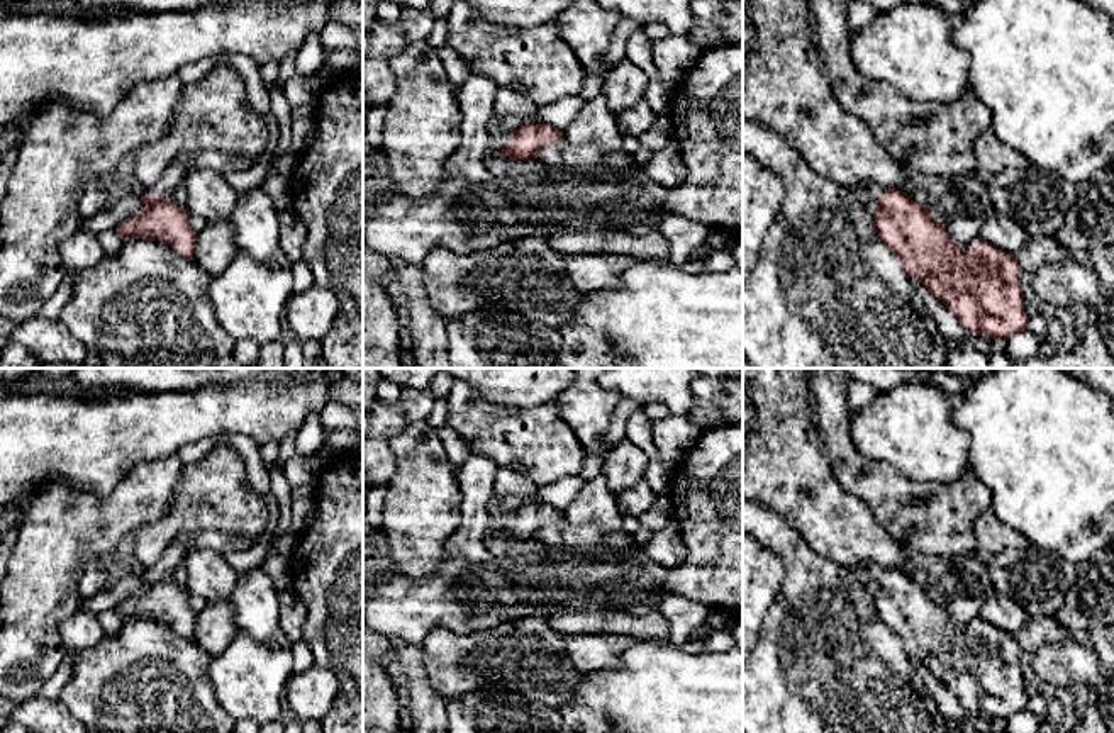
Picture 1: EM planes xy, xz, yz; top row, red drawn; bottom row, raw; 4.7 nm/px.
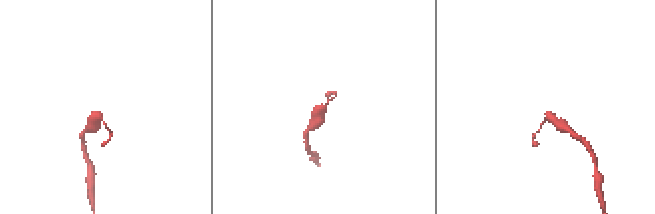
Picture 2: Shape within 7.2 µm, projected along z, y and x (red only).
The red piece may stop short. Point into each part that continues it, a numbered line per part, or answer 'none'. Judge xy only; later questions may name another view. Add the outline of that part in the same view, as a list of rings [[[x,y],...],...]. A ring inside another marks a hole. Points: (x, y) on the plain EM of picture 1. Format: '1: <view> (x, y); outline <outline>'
1: xy (175, 553); outline [[[195,533],[178,534],[173,543],[164,550],[163,557],[146,568],[151,579],[170,579],[176,567],[185,562],[188,546]]]

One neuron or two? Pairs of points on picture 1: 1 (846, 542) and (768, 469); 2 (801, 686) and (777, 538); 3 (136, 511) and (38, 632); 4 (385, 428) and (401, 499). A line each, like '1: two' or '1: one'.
1: one
2: one
3: one
4: two

